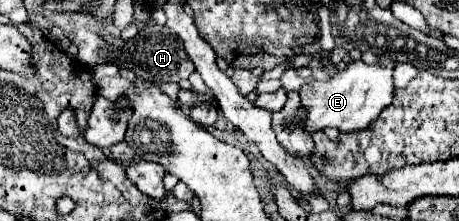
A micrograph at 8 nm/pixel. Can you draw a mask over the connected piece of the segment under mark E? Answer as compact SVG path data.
M382 57L376 65L350 61L344 71L328 81L306 81L300 89L302 109L306 113L302 119L302 131L308 135L324 131L326 127L336 127L340 133L364 131L394 99L392 69L394 61L388 57Z

